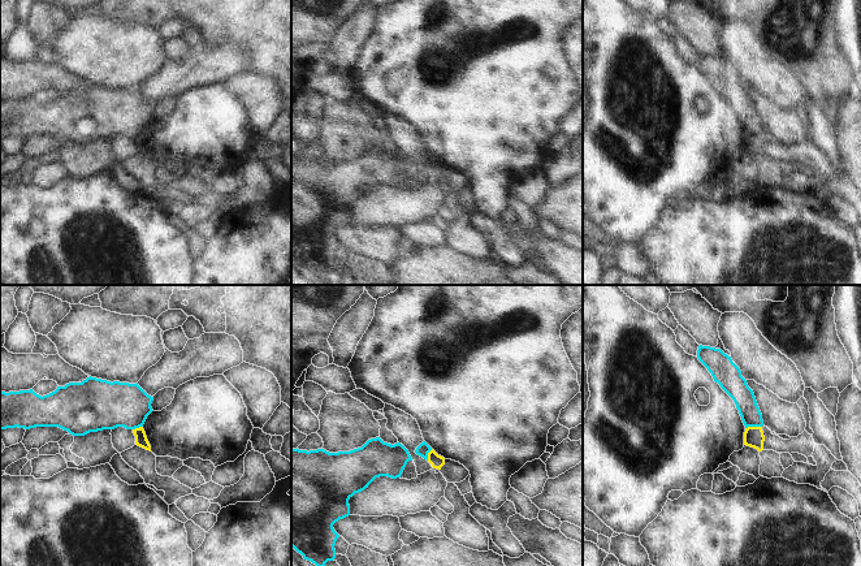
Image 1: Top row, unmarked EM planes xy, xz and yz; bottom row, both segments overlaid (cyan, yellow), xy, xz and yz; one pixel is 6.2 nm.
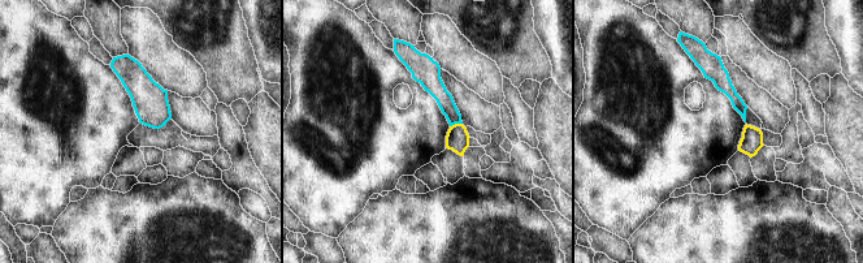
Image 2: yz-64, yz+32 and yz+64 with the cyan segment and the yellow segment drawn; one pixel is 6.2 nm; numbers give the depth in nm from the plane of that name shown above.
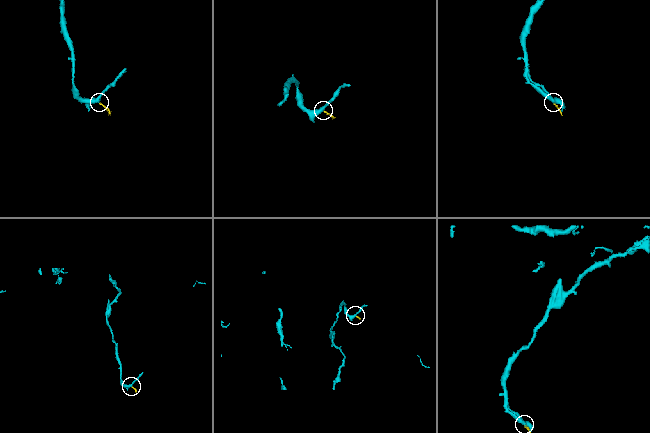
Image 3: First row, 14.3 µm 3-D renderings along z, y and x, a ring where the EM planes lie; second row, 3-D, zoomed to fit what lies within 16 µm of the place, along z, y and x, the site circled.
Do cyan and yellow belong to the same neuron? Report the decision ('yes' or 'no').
no

